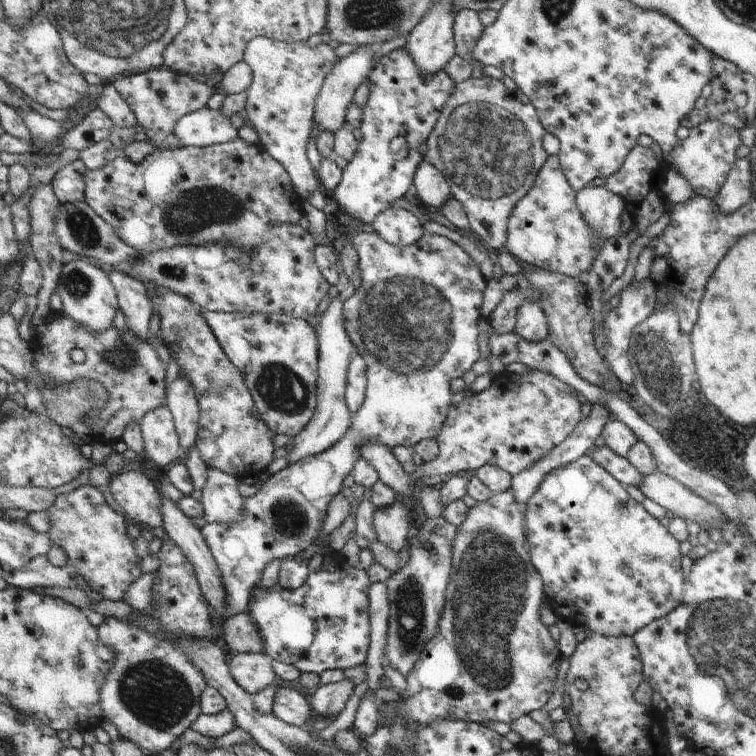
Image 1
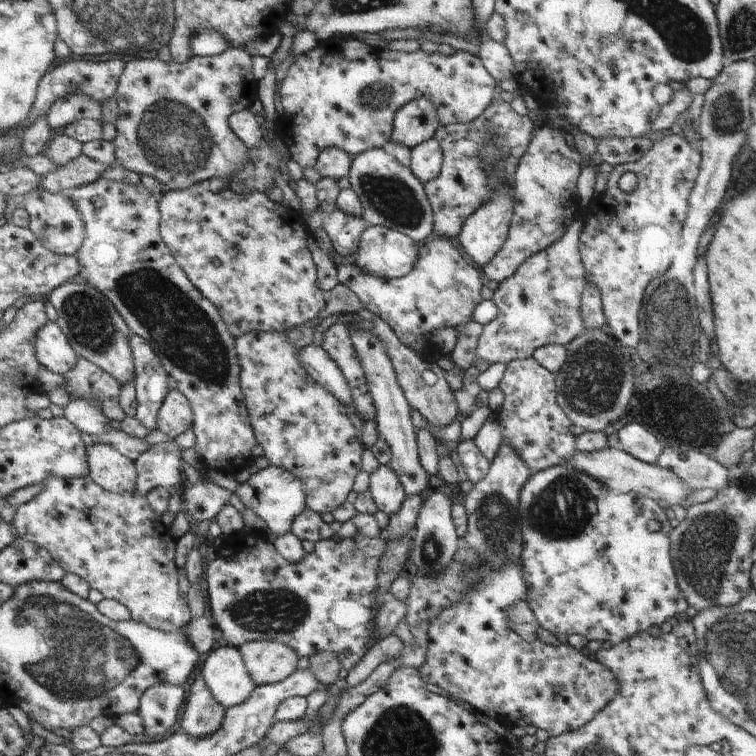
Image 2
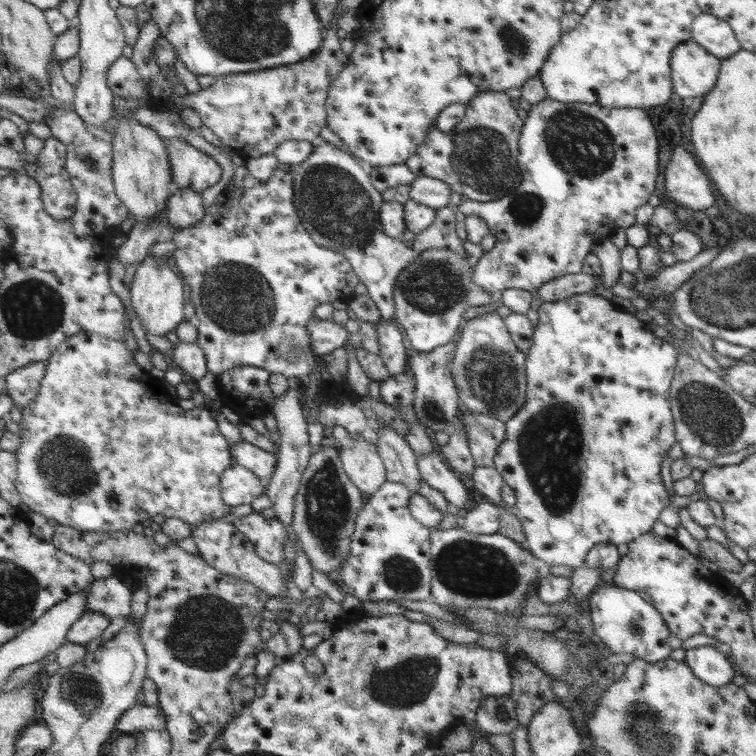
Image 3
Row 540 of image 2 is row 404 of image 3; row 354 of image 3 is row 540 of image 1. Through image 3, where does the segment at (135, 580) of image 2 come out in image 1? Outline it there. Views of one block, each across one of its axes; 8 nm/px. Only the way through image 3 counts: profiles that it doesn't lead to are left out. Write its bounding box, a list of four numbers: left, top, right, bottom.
[47,486,143,602]

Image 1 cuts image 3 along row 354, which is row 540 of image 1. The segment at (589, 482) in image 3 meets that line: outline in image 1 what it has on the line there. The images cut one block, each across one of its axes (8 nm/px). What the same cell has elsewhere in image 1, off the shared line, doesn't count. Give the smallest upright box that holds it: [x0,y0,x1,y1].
[525,454,685,638]

